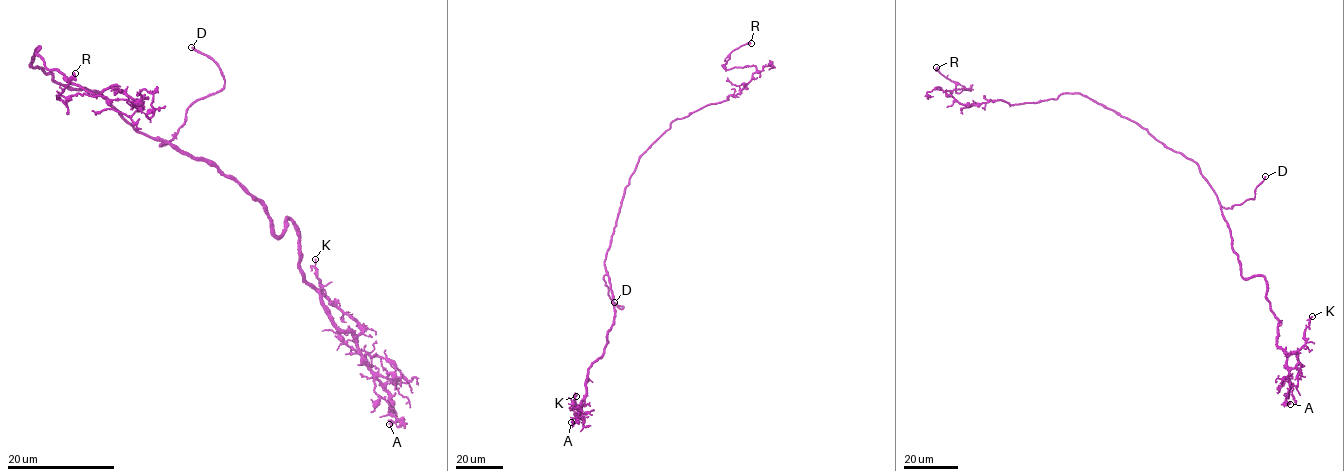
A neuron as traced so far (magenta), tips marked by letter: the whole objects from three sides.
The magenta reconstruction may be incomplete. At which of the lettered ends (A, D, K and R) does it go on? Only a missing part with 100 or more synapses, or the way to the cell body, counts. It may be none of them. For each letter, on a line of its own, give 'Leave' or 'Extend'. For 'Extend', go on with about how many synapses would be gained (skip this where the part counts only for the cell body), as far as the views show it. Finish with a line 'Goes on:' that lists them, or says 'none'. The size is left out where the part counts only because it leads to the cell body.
A: Leave
D: Extend
K: Leave
R: Leave
Goes on: D

